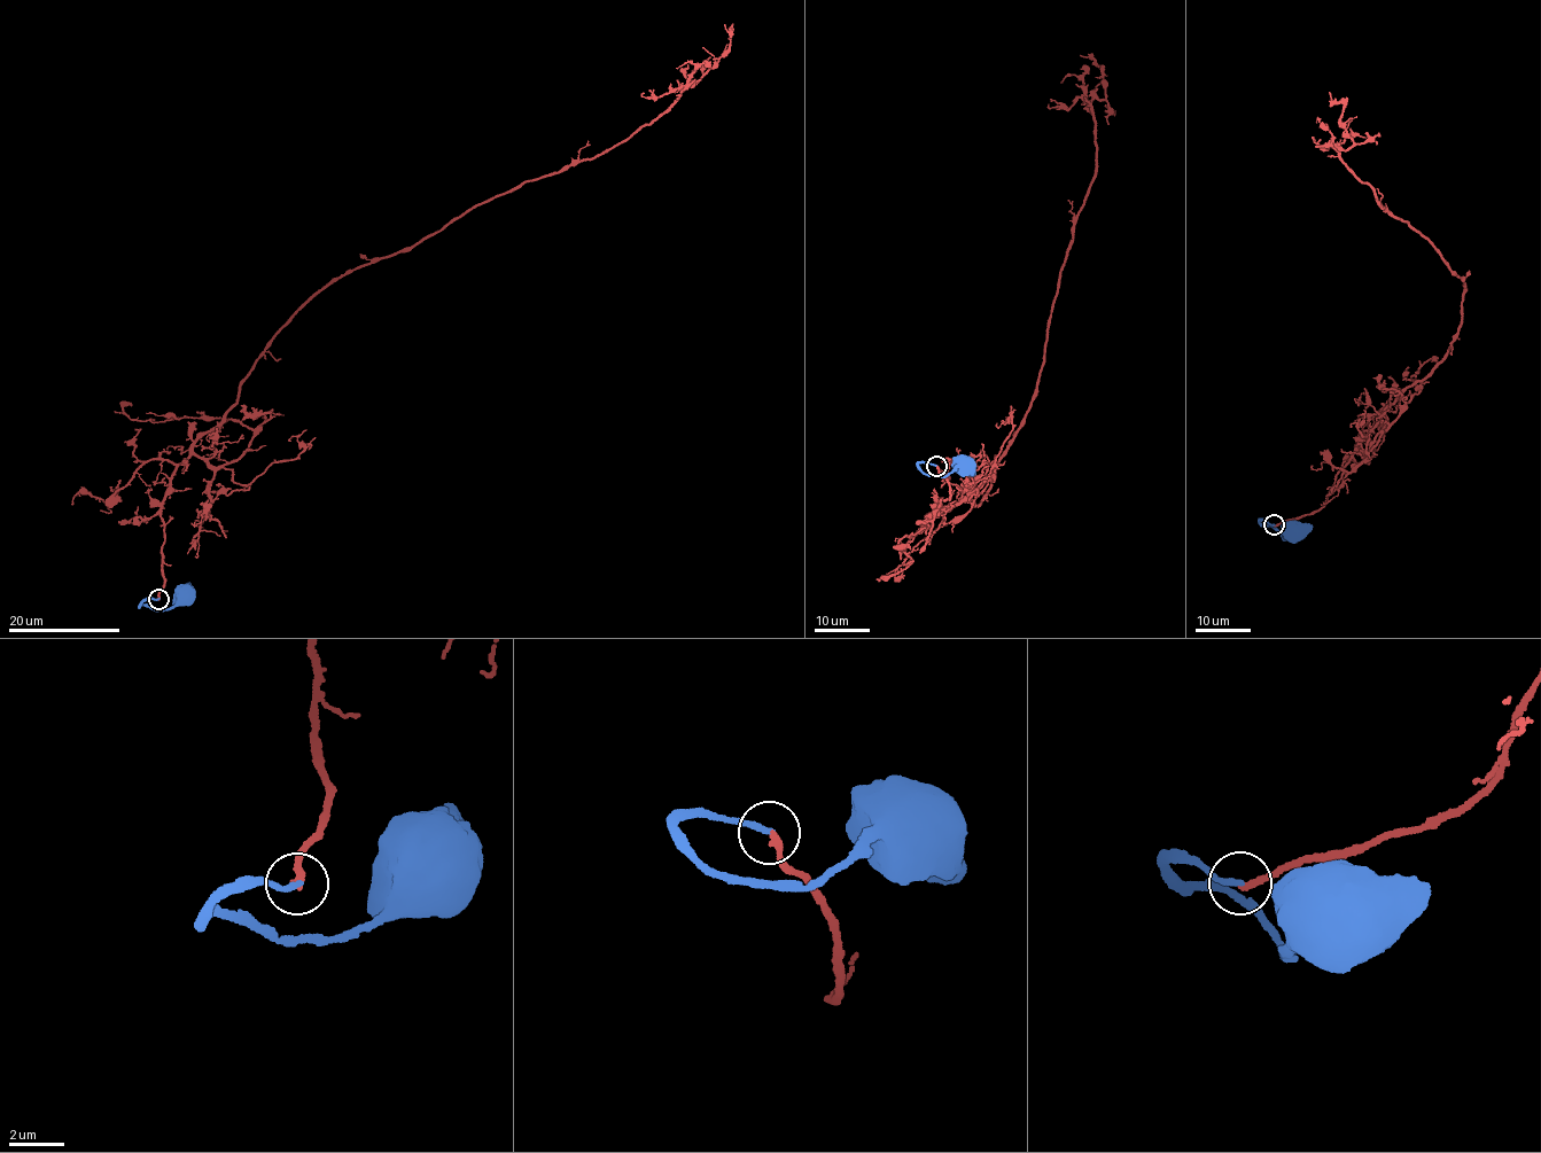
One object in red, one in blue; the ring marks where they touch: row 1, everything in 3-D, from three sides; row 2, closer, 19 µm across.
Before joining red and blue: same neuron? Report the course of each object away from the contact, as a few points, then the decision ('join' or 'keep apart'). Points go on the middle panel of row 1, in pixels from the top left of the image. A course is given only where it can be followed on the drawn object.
red via (936, 467), (938, 514), (979, 504), (1033, 397), (1095, 172), (1105, 83), (1081, 55) | blue via (936, 466), (919, 464), (919, 468), (929, 475), (946, 475), (956, 467), (970, 465), (965, 464) | join

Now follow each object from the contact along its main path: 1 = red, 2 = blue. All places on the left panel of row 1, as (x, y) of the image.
1: (158, 598), (172, 475), (235, 405), (293, 314), (365, 265), (651, 124), (730, 48), (724, 24)
2: (158, 598), (145, 600), (140, 605), (169, 609), (187, 604), (186, 597)

